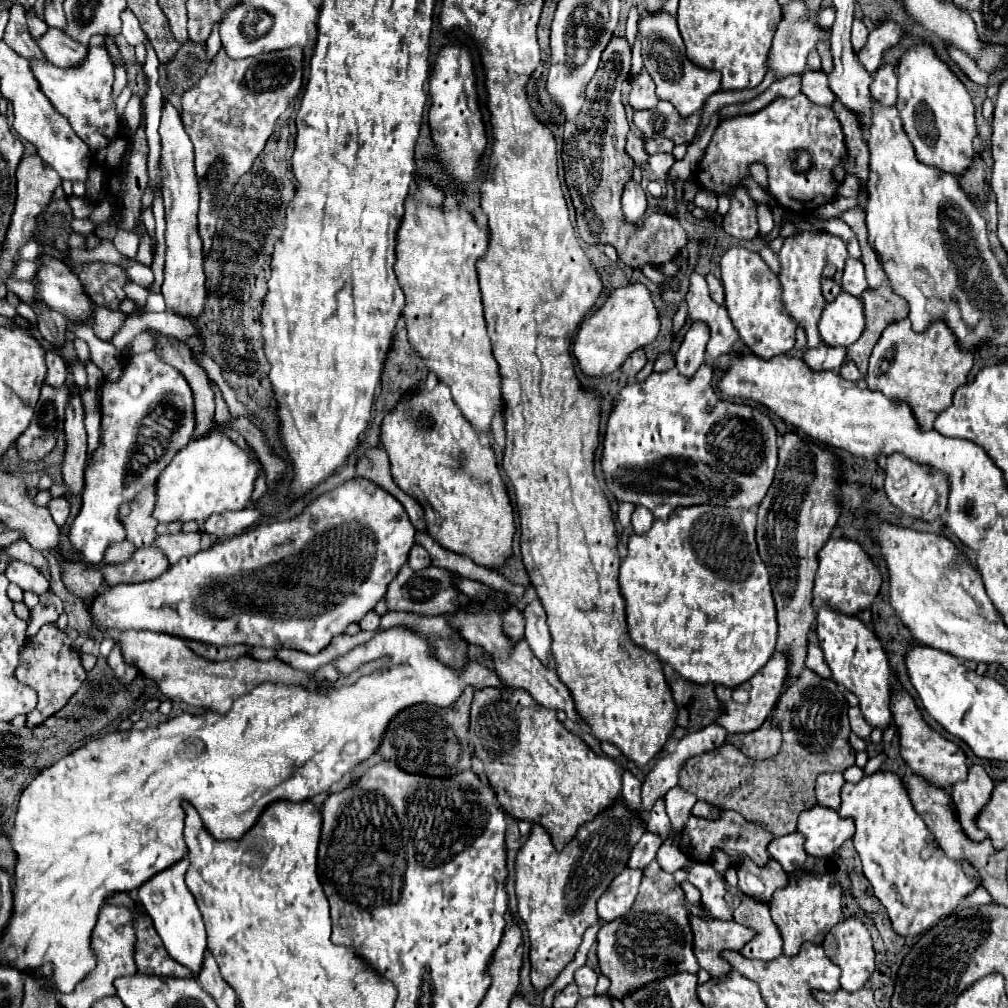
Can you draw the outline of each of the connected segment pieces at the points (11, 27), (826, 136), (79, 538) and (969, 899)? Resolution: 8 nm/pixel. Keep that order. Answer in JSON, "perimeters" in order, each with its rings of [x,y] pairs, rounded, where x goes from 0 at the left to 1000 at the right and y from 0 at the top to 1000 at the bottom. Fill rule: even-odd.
{"perimeters":[[[[15,4],[15,12],[11,12],[11,20],[5,28],[5,36],[3,42],[7,42],[19,56],[25,58],[45,58],[43,52],[39,50],[39,46],[35,44],[35,40],[31,38],[31,34],[27,32],[27,22],[23,16],[25,8],[21,4]]],[[[797,91],[787,97],[771,97],[757,109],[741,115],[719,117],[709,129],[692,165],[691,179],[695,187],[709,192],[725,190],[725,206],[717,214],[717,228],[729,236],[749,236],[751,216],[749,200],[731,185],[743,175],[741,165],[755,161],[763,169],[763,190],[771,200],[793,214],[803,214],[811,204],[828,198],[830,194],[850,194],[854,181],[846,173],[838,171],[838,179],[830,181],[826,175],[828,165],[840,163],[840,145],[834,123],[822,105],[807,103]]],[[[154,347],[144,351],[124,353],[122,355],[122,371],[114,379],[104,379],[100,385],[100,437],[98,442],[90,448],[90,454],[84,462],[84,484],[82,484],[82,500],[78,510],[74,512],[66,534],[70,542],[80,548],[86,560],[102,560],[104,546],[112,538],[124,536],[124,522],[118,516],[118,502],[130,500],[134,492],[154,480],[156,472],[170,458],[170,454],[184,444],[193,429],[193,403],[191,389],[184,373],[158,355]],[[156,401],[172,401],[178,407],[178,425],[174,425],[166,450],[158,454],[148,454],[140,448],[138,427],[142,423],[142,415]]],[[[973,880],[961,887],[957,891],[957,895],[959,895],[962,899],[973,899],[985,896],[985,893],[980,885],[975,880]]]]}

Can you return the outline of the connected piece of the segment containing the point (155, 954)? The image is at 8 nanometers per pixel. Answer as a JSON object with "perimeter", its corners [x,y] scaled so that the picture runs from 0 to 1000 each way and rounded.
{"perimeter":[[[138,901],[138,907],[132,911],[132,921],[136,927],[134,935],[134,956],[136,966],[154,966],[154,968],[172,968],[172,970],[195,970],[186,958],[170,952],[158,927],[152,921],[150,911],[144,903]]]}

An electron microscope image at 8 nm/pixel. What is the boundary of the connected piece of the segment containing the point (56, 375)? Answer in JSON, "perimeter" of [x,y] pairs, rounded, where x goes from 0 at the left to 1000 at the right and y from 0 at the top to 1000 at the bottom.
{"perimeter":[[[45,347],[47,357],[47,375],[45,379],[51,383],[61,383],[66,377],[66,361],[64,355],[55,347]]]}

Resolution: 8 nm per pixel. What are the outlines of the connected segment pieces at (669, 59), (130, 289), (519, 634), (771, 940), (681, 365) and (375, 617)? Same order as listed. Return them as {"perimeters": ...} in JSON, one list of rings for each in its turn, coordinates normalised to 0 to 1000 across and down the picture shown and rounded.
{"perimeters":[[[[652,12],[648,16],[638,14],[636,18],[636,40],[638,40],[638,62],[648,81],[652,83],[652,95],[656,99],[664,99],[672,111],[682,117],[695,109],[703,93],[711,91],[715,85],[715,75],[709,69],[697,69],[689,65],[680,56],[680,44],[672,28],[672,20],[662,12]]],[[[126,280],[124,282],[124,290],[126,294],[134,300],[134,302],[144,302],[146,300],[146,288],[134,280]]],[[[505,603],[503,607],[499,607],[499,623],[503,623],[503,631],[507,631],[507,635],[519,635],[519,611],[517,605],[513,603]]],[[[735,887],[735,897],[727,905],[727,913],[749,925],[747,933],[735,940],[737,948],[753,952],[767,952],[775,948],[777,933],[773,929],[773,921],[769,921],[769,915],[765,913],[761,895]]],[[[693,319],[686,321],[674,347],[670,349],[670,361],[678,373],[688,373],[689,367],[697,361],[699,343],[701,343],[701,321]]],[[[368,605],[368,607],[356,617],[356,621],[358,621],[358,625],[374,625],[374,623],[376,623],[376,617],[378,617],[378,611],[376,611],[372,605]]]]}

